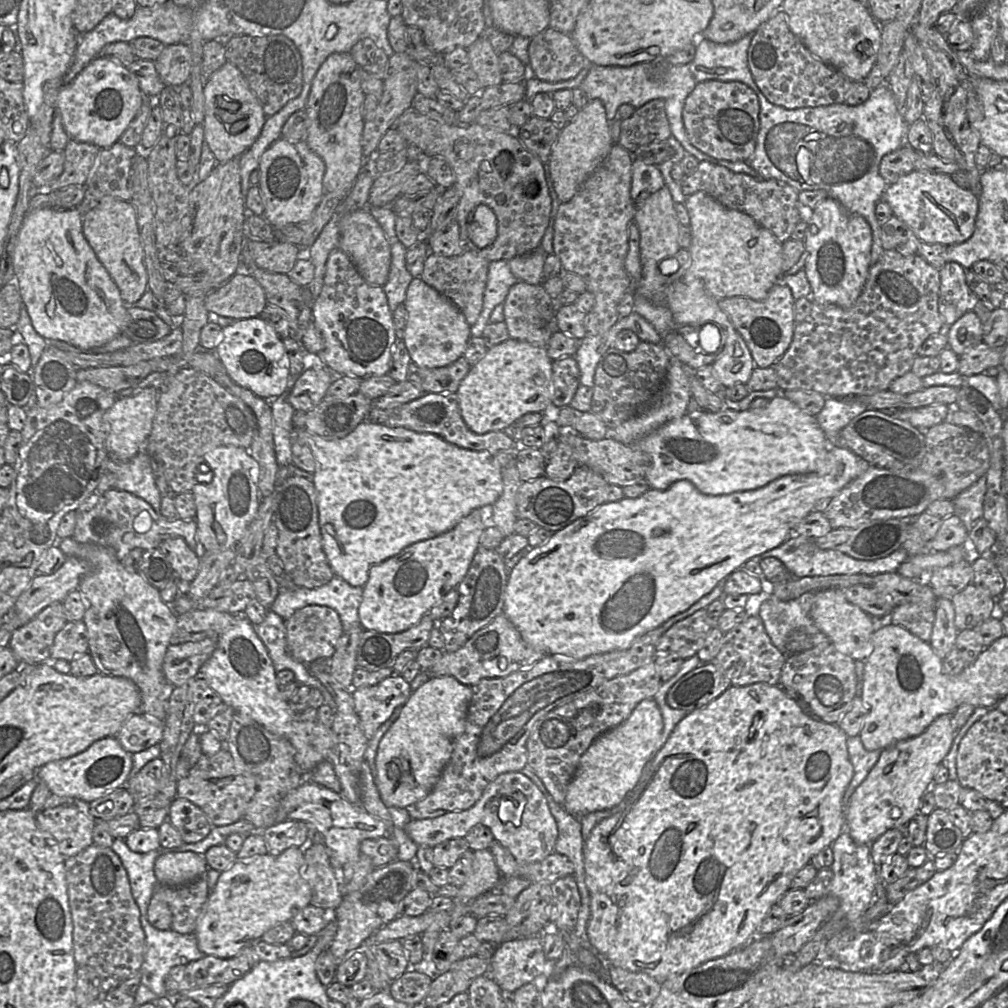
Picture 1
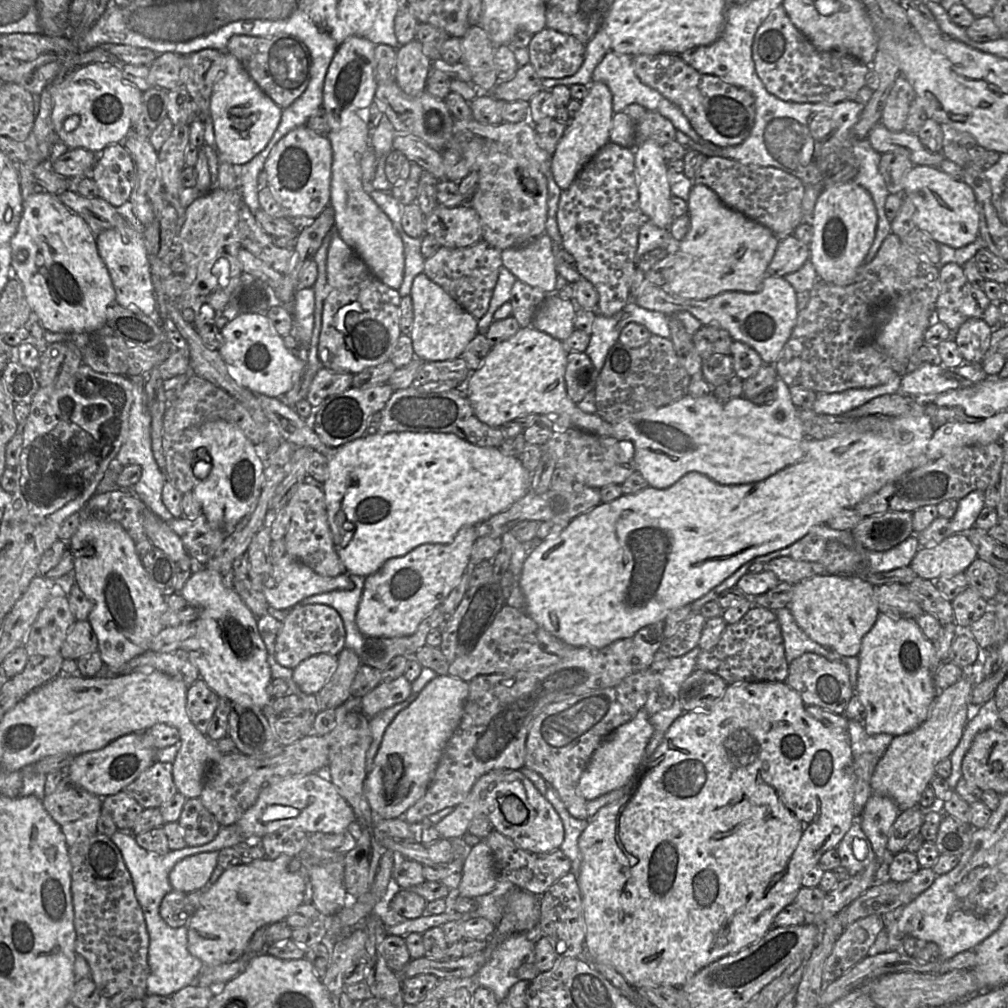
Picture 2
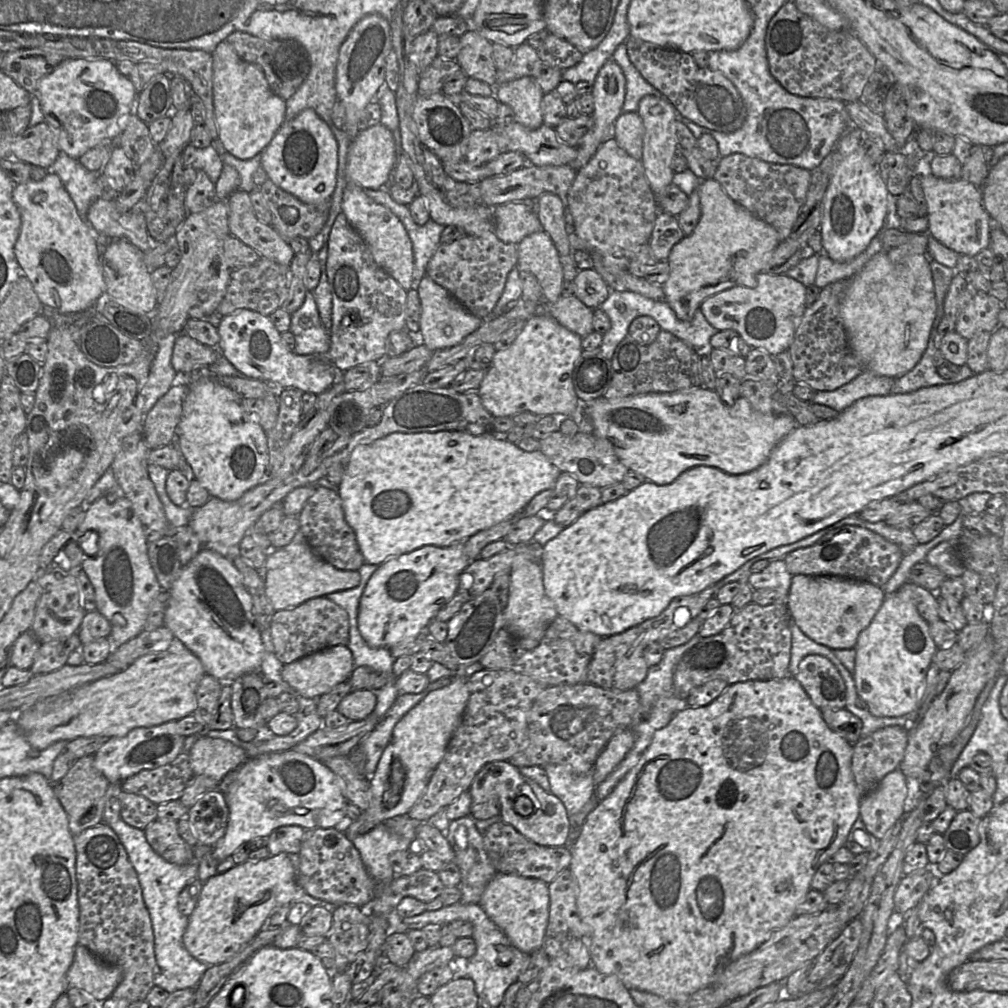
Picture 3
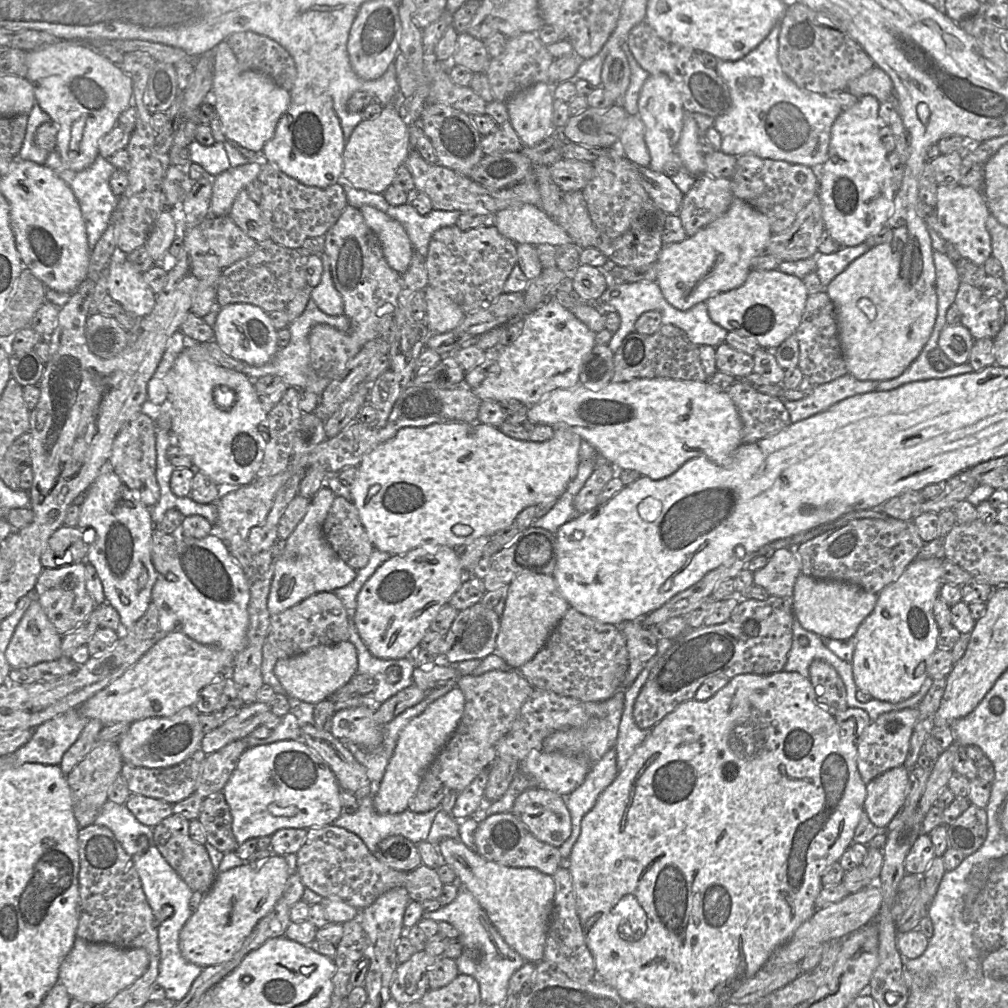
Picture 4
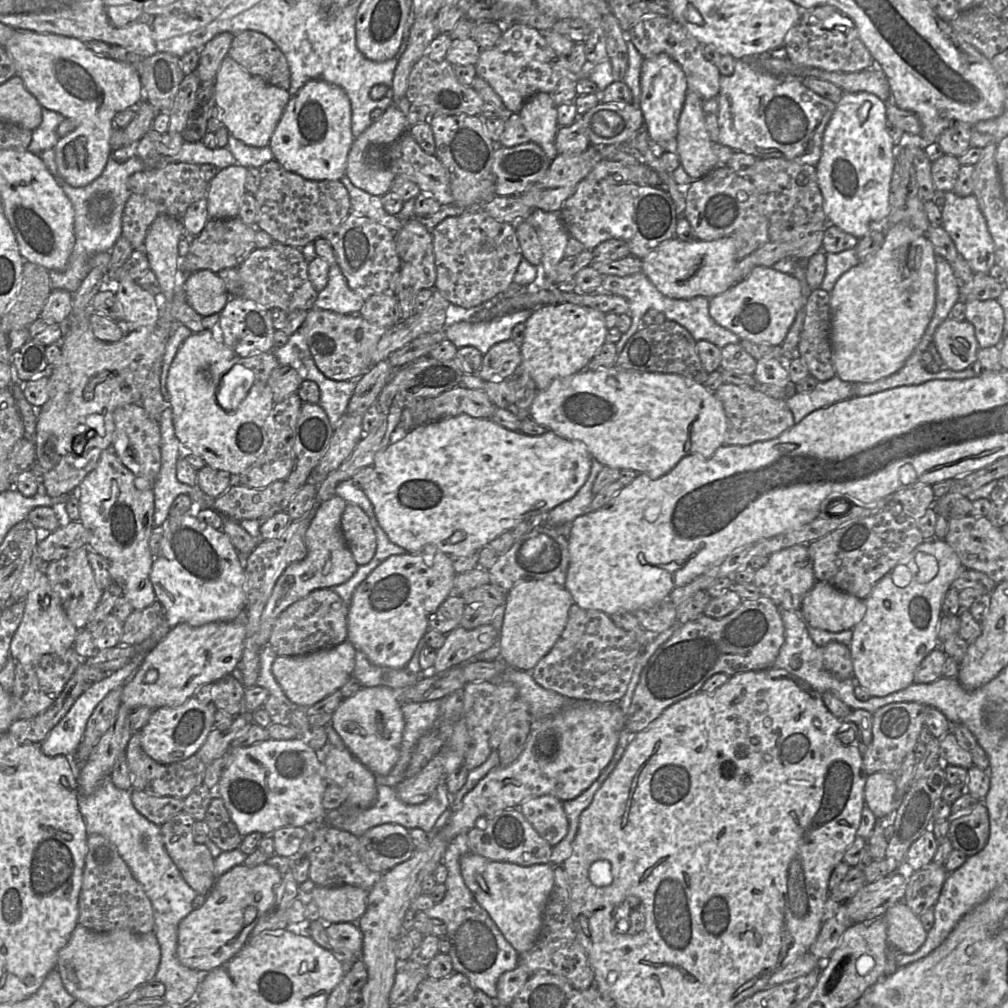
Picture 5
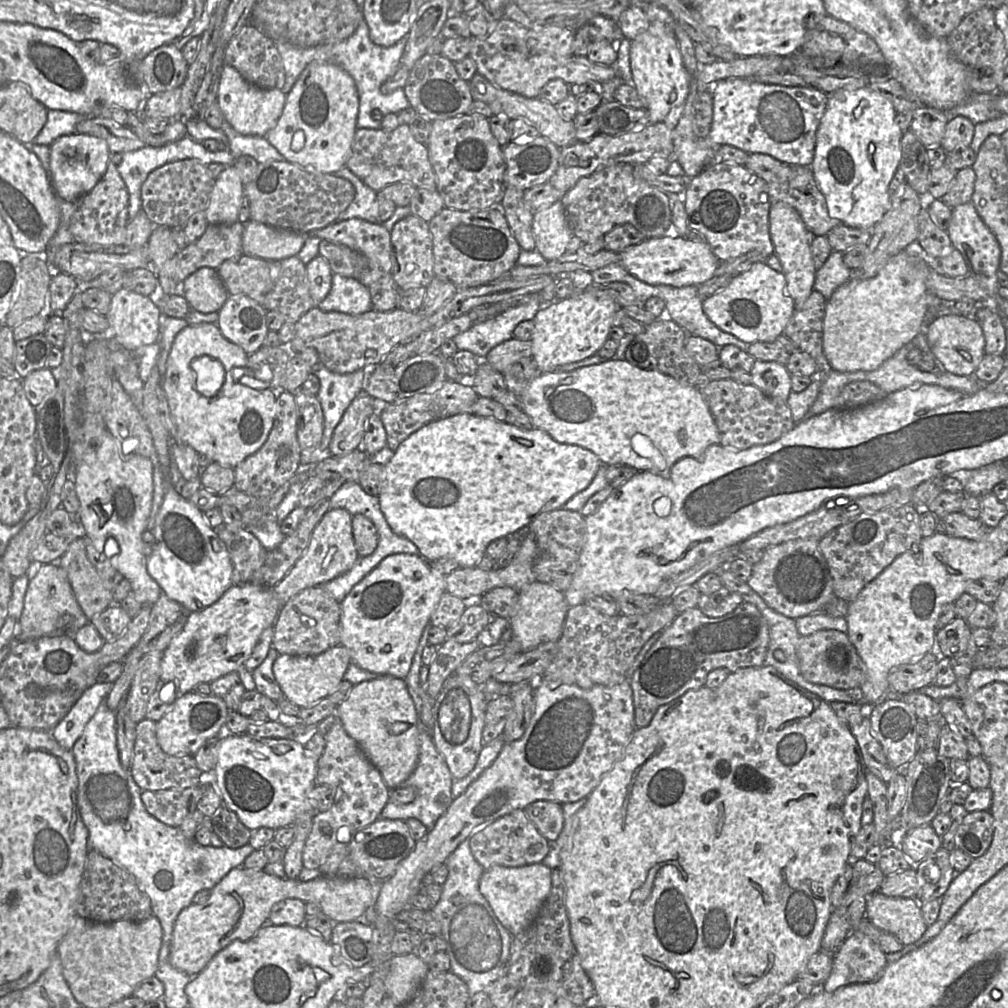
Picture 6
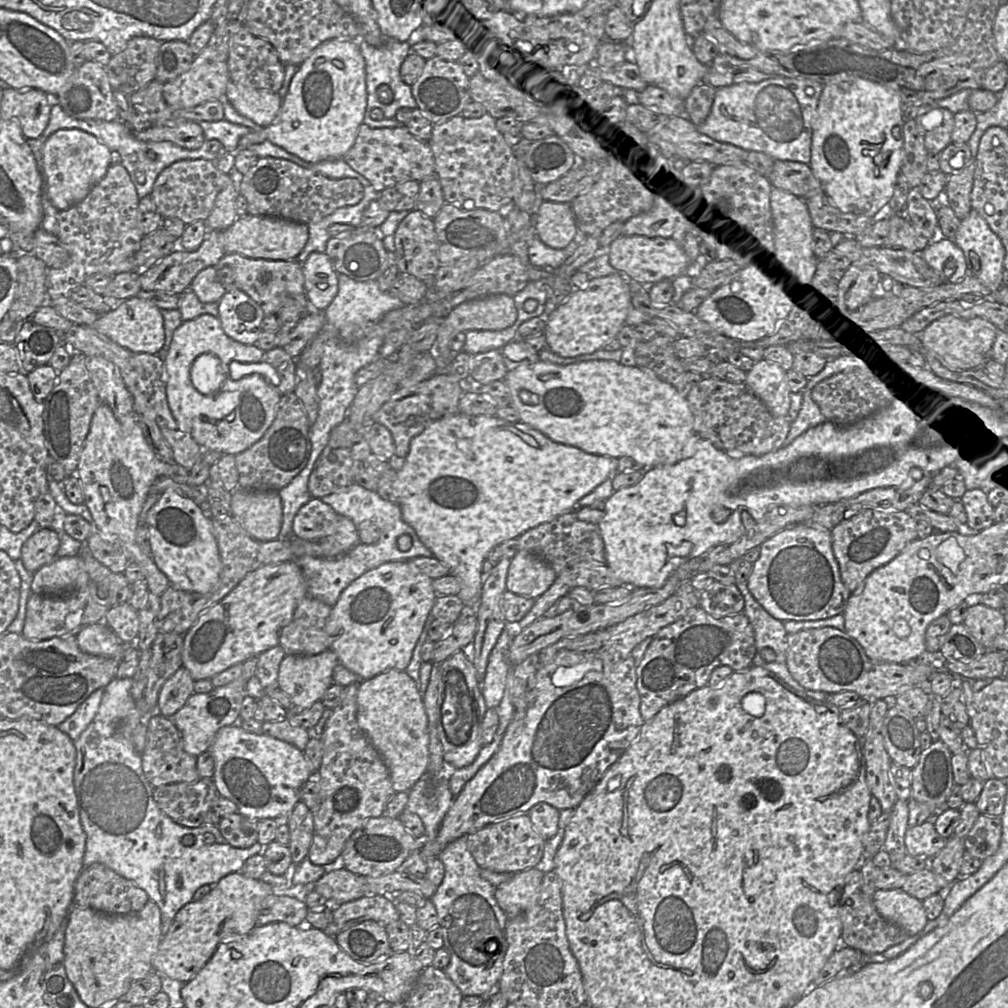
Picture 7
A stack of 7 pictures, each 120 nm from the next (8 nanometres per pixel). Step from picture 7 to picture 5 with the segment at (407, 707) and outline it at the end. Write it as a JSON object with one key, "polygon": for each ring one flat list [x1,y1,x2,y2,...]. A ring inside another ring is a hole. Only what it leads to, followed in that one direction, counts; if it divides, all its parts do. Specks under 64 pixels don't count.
{"polygon":[[388,686,362,687,332,714,331,725,347,749,374,774,388,775,396,765,405,720,399,691]]}

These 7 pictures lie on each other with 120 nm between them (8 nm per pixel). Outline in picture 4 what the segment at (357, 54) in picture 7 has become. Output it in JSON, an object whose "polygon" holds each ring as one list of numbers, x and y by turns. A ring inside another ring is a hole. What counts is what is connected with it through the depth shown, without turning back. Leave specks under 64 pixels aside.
{"polygon":[[317,94,306,98,302,104,292,103,262,152,269,163,302,184,326,188,338,183,342,176,345,145,343,130,331,96]]}

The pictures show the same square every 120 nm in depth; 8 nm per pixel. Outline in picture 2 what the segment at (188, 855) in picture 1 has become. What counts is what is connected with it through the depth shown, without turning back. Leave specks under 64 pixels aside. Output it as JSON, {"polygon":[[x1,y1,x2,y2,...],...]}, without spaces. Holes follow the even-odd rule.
{"polygon":[[203,852,187,856,177,862,169,873,172,889,189,893,207,886,217,866,218,852]]}

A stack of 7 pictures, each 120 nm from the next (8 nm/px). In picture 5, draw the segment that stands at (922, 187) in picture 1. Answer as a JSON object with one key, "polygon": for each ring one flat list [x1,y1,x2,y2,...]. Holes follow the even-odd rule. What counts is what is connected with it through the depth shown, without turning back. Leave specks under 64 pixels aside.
{"polygon":[[953,191,945,192,942,208,942,228,948,233,958,253,968,262,974,273,988,274,995,265,994,241,988,230,974,194,960,197]]}

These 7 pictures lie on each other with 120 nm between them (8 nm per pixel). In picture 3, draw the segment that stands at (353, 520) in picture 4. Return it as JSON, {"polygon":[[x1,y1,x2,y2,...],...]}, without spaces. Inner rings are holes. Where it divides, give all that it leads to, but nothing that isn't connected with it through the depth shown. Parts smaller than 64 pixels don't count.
{"polygon":[[315,486,314,493,299,514,299,524,299,529,312,550,335,568,358,571,365,562,356,534,345,520,342,500,334,490]]}

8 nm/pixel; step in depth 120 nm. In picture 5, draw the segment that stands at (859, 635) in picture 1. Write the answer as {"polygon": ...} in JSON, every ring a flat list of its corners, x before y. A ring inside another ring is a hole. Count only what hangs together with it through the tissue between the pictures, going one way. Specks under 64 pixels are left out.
{"polygon":[[820,581,806,594,799,611,807,626,833,633,853,629,865,613,865,600]]}

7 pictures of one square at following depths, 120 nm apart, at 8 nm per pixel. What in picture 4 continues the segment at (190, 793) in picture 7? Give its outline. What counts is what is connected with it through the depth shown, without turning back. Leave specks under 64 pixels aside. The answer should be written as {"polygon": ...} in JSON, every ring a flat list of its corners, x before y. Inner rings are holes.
{"polygon":[[134,793,124,804,141,824,151,828,173,813,173,804]]}

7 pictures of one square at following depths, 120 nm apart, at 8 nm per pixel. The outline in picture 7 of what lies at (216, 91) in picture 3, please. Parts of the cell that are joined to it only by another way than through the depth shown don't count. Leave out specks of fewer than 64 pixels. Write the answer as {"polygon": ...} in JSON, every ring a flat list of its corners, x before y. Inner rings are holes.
{"polygon":[[229,81,227,99,235,110,261,127,268,127,278,117,282,99,278,93,268,92]]}

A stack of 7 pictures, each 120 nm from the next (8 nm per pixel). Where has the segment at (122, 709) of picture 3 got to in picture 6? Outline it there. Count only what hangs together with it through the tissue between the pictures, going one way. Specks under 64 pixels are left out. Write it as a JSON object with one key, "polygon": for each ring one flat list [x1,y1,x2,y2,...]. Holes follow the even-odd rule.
{"polygon":[[250,582,233,585,211,606,190,613,182,631,163,651,160,682,173,681,179,698,201,683,211,683,238,671,244,667,262,632,275,624,279,612,280,603,273,588]]}

